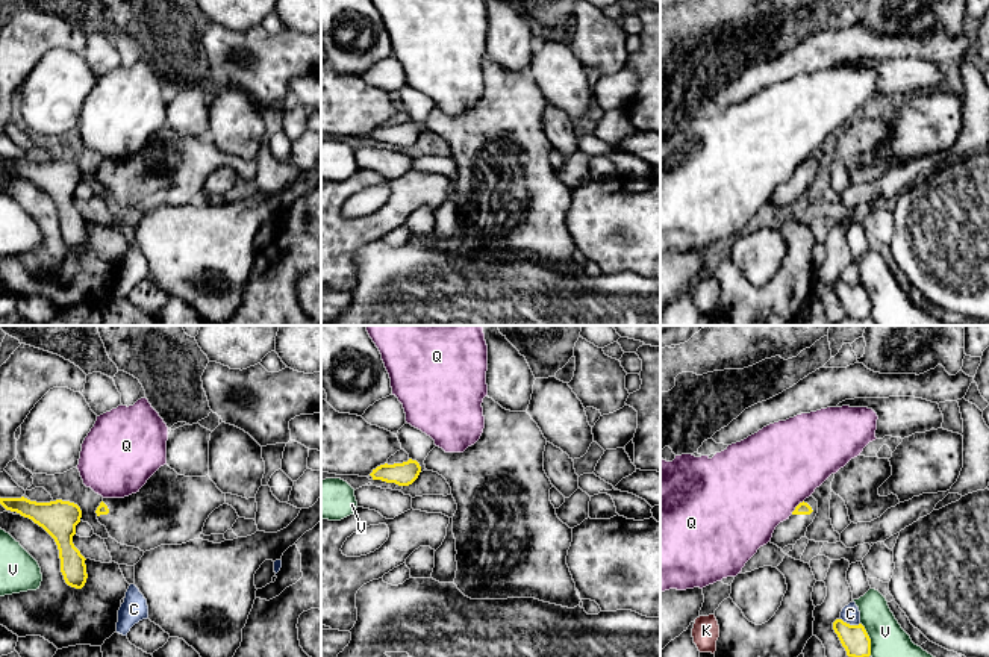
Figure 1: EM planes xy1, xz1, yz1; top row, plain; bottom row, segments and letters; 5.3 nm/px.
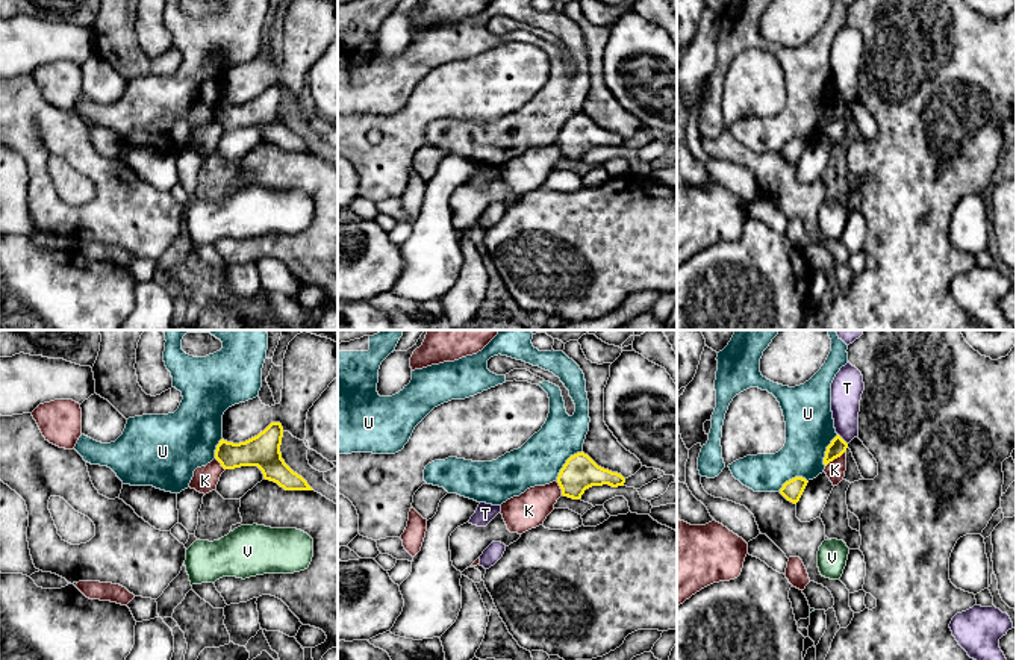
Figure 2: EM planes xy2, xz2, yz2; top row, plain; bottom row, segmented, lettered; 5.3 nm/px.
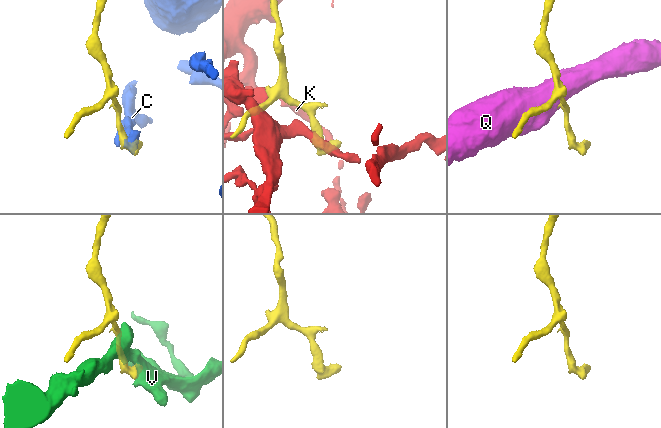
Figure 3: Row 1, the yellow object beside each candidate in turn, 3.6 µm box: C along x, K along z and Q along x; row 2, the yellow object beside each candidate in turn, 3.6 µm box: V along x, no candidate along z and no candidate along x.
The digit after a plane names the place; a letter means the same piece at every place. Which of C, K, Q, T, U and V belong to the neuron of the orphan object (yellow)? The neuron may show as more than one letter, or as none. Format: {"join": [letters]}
{"join": []}

